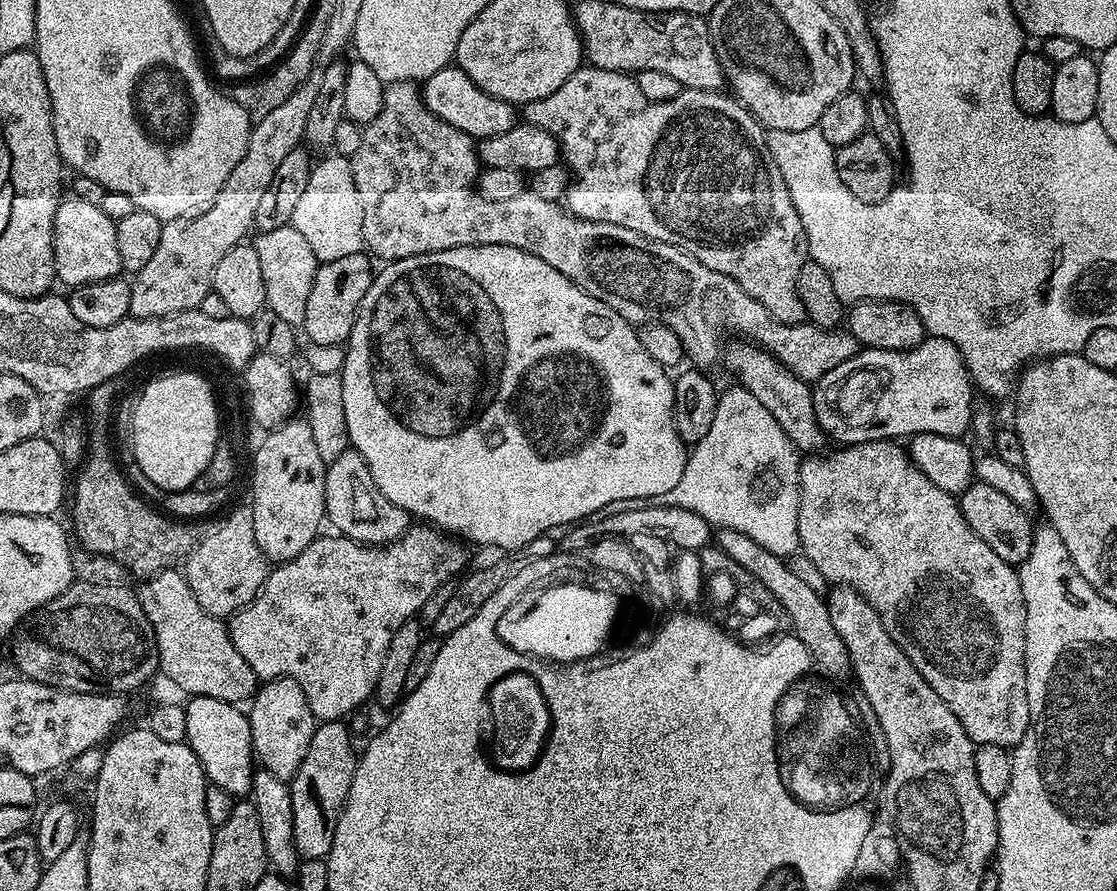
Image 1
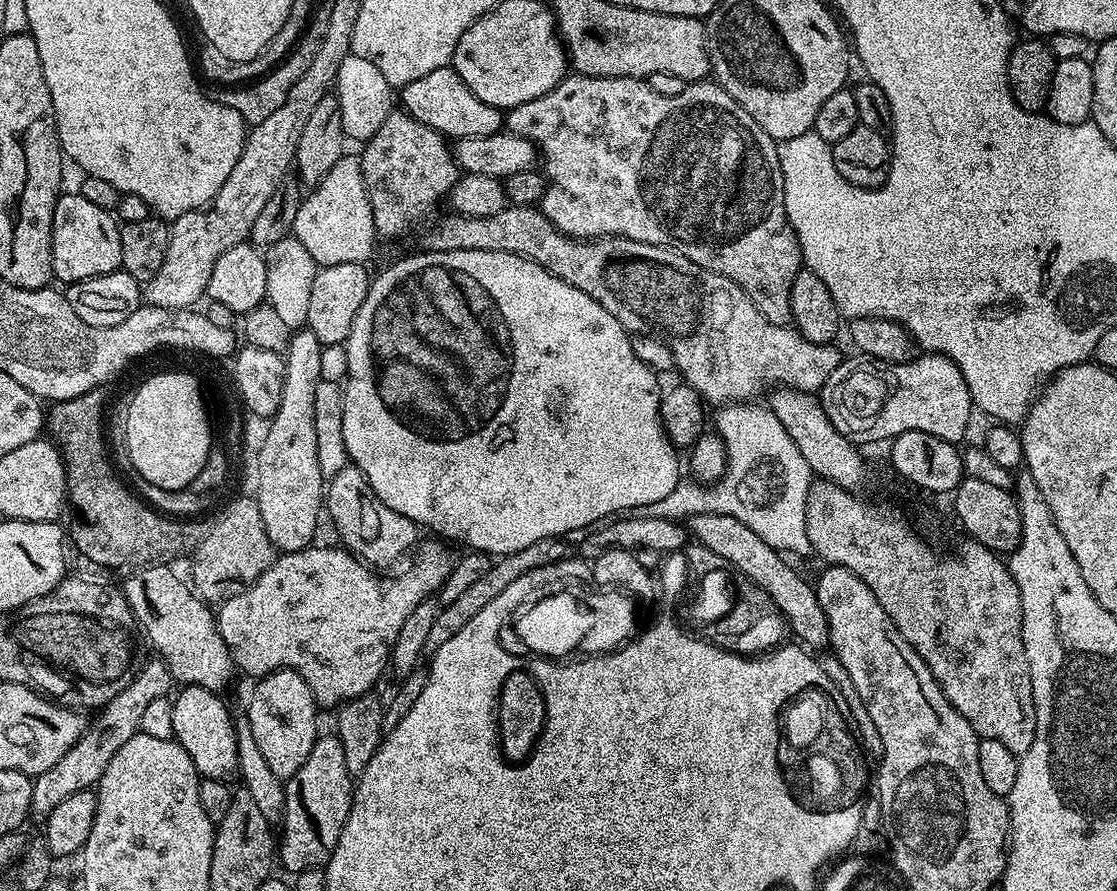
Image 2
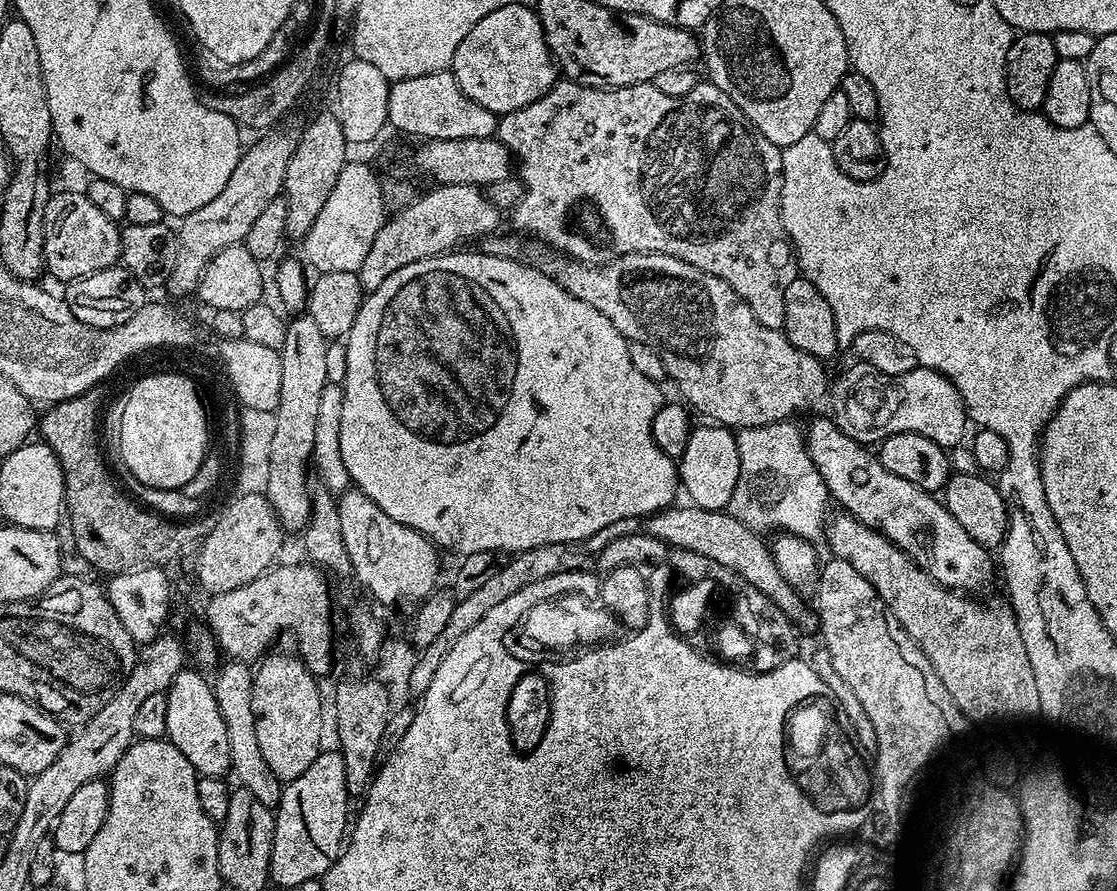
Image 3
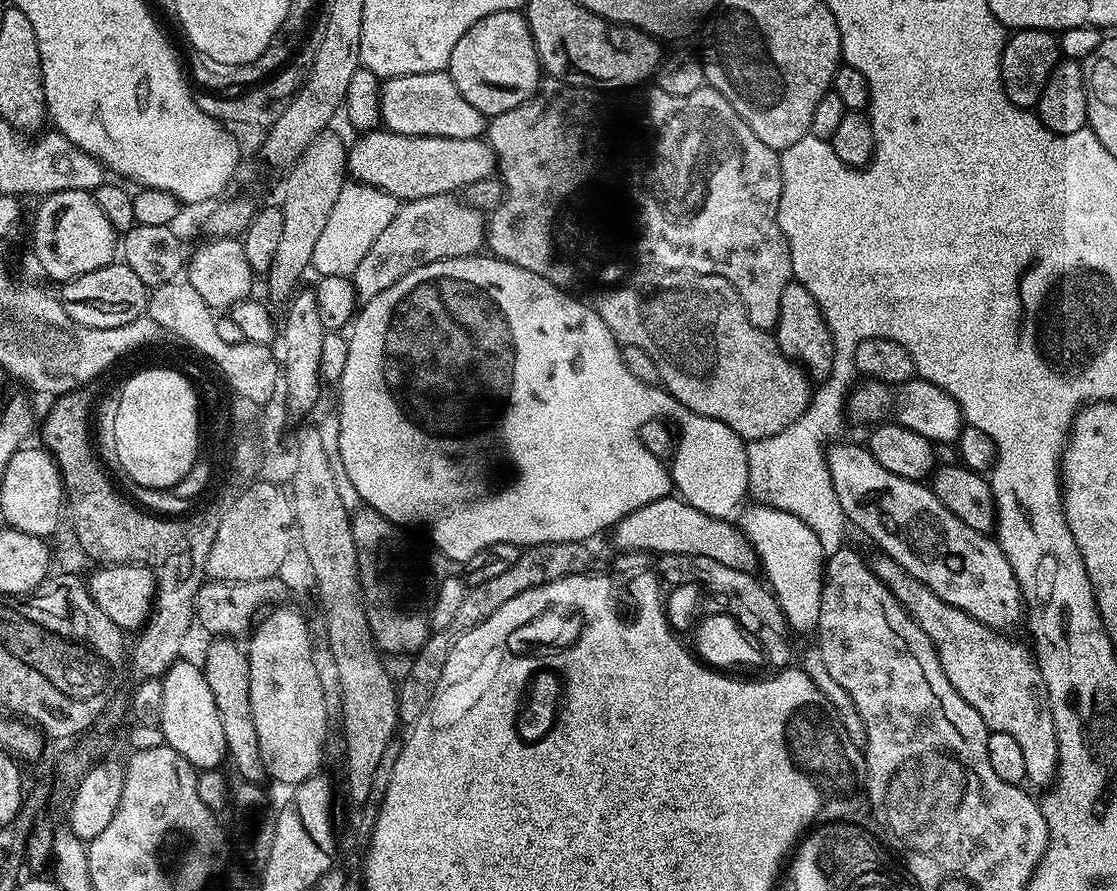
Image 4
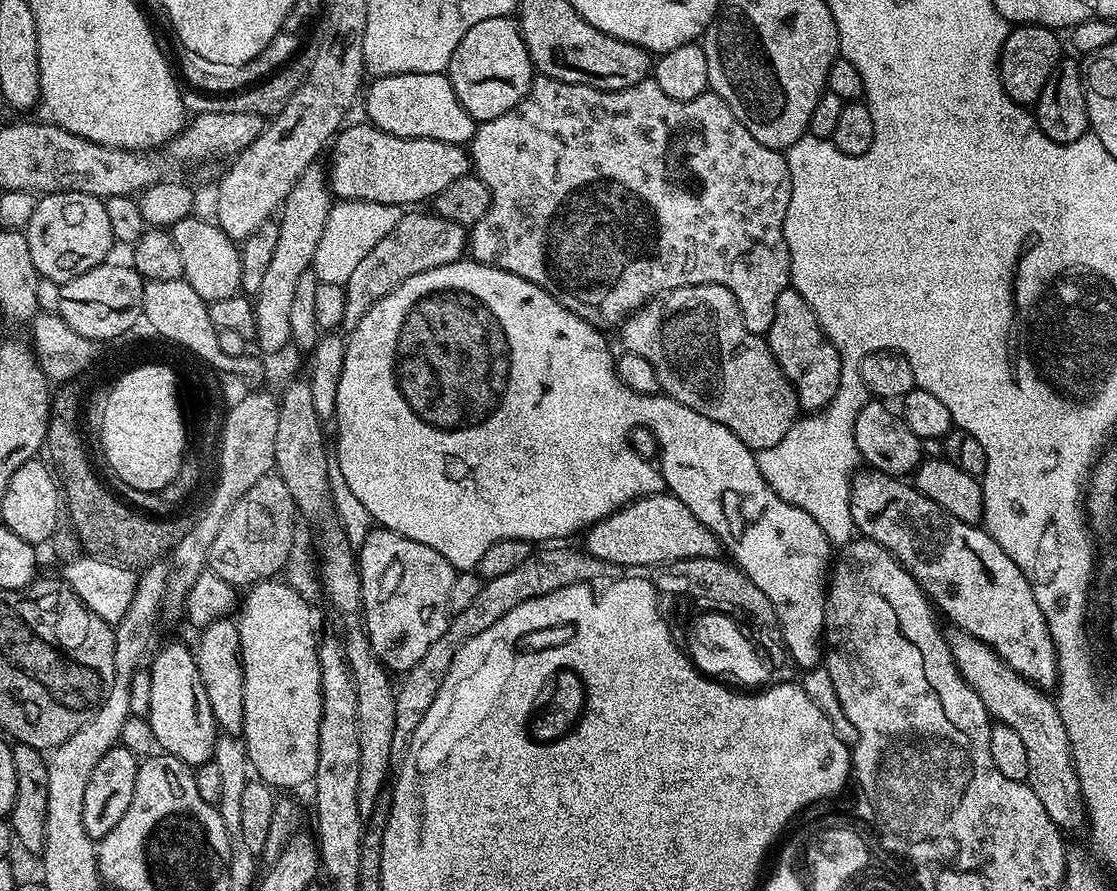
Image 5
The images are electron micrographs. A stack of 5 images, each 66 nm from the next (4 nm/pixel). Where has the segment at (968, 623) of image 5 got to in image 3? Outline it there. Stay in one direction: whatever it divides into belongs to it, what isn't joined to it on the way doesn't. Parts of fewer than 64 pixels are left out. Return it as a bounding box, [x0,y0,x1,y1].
[803,415,994,590]

